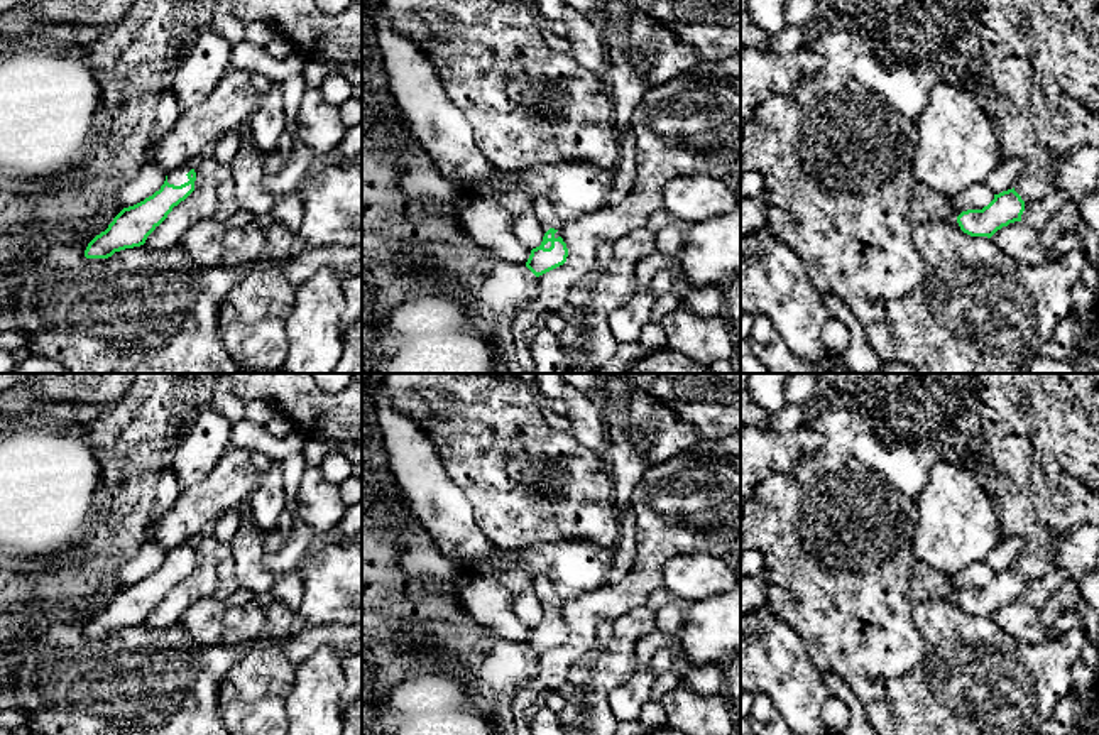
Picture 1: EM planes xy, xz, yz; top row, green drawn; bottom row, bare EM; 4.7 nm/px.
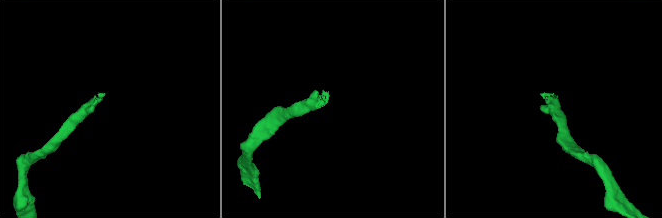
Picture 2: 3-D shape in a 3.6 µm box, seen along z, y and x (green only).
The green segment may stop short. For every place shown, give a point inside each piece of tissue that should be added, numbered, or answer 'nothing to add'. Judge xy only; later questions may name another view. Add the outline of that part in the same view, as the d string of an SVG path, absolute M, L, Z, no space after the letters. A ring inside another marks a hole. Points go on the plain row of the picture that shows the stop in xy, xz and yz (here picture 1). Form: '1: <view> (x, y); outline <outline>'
1: xy (178, 555); outline M186 541L186 542L183 542L181 546L171 549L169 553L166 553L166 554L167 554L167 561L169 561L169 563L174 563L174 564L181 564L181 563L188 561L189 558L188 558L186 553L188 553L191 547L194 547L194 542L196 542L196 541Z

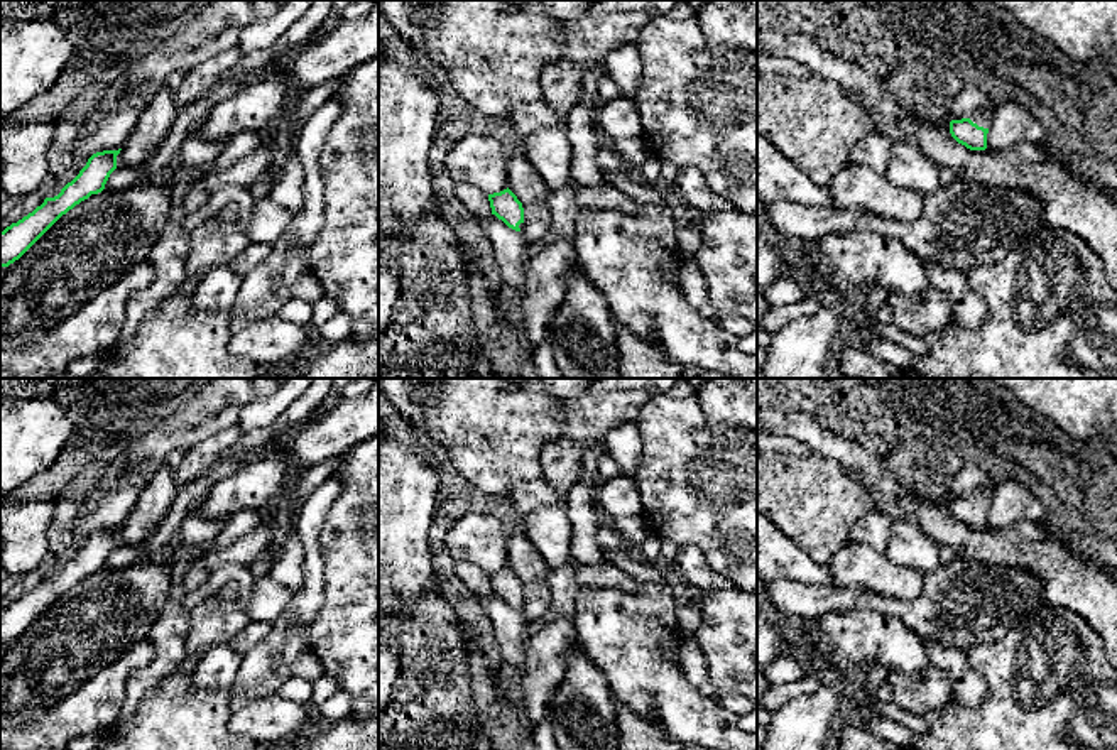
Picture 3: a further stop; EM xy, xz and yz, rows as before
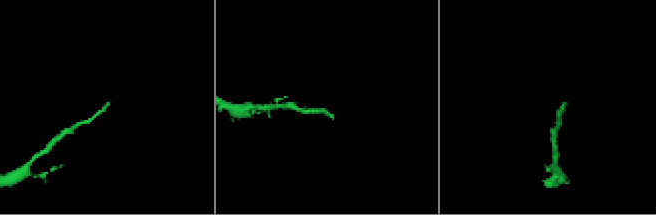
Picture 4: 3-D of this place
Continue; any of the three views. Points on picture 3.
1: yz (984, 494); outline M987 478L987 481L970 495L978 505L989 507L995 485Z

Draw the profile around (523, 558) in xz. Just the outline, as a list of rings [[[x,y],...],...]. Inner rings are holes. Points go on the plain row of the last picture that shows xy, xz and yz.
[[[515,525],[509,535],[507,564],[524,586],[522,617],[529,623],[541,620],[549,611],[553,601],[548,586],[551,569],[519,525]]]

